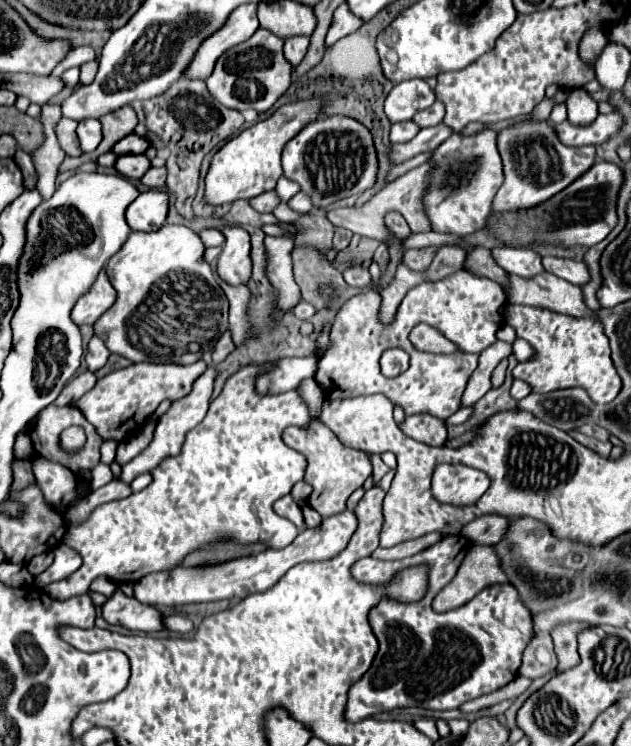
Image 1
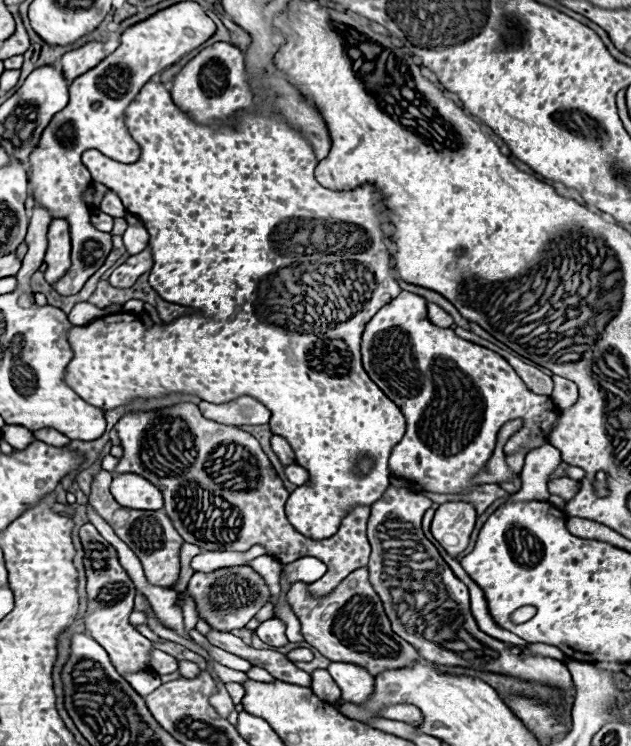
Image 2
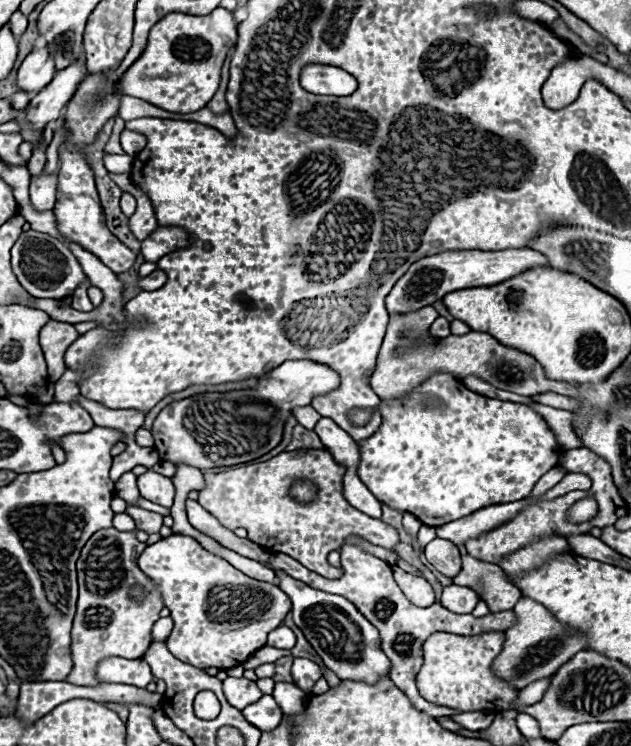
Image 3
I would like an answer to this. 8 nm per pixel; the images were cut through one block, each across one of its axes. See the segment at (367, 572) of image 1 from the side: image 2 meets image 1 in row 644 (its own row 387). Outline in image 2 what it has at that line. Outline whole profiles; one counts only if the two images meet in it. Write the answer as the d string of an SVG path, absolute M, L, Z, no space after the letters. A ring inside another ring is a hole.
M402 290L398 298L394 298L388 306L384 306L384 308L366 324L366 330L364 330L364 336L362 336L362 364L364 364L364 370L370 374L370 378L374 380L374 384L376 384L376 386L402 410L402 414L406 416L406 434L404 434L402 442L394 446L394 450L392 450L392 454L390 454L390 470L392 470L392 472L398 472L398 474L404 476L404 478L410 478L410 480L414 480L414 482L424 484L426 490L436 492L436 494L458 494L458 492L464 492L464 490L470 490L472 486L476 486L476 484L472 482L472 476L474 476L478 470L482 470L482 466L488 462L488 458L490 458L490 454L494 452L494 446L496 446L498 430L500 430L506 422L510 422L510 420L514 420L514 418L520 418L520 420L524 422L524 426L522 426L514 436L510 436L508 444L504 446L504 452L512 454L512 452L516 452L516 450L520 450L520 448L526 448L526 452L528 452L528 450L532 450L532 448L542 446L542 444L546 442L546 438L548 438L548 432L550 432L552 424L554 424L556 418L558 418L558 408L552 404L552 400L546 398L546 396L532 394L532 392L526 388L526 384L520 380L520 376L514 372L514 368L512 368L500 354L488 350L488 348L484 348L484 346L478 346L478 344L474 344L474 342L468 342L468 340L458 338L458 336L454 334L454 330L450 330L450 328L438 328L438 326L434 326L434 324L428 320L428 314L426 314L426 300L424 300L422 296L418 296L418 294L412 294L412 292L404 292L404 290Z

